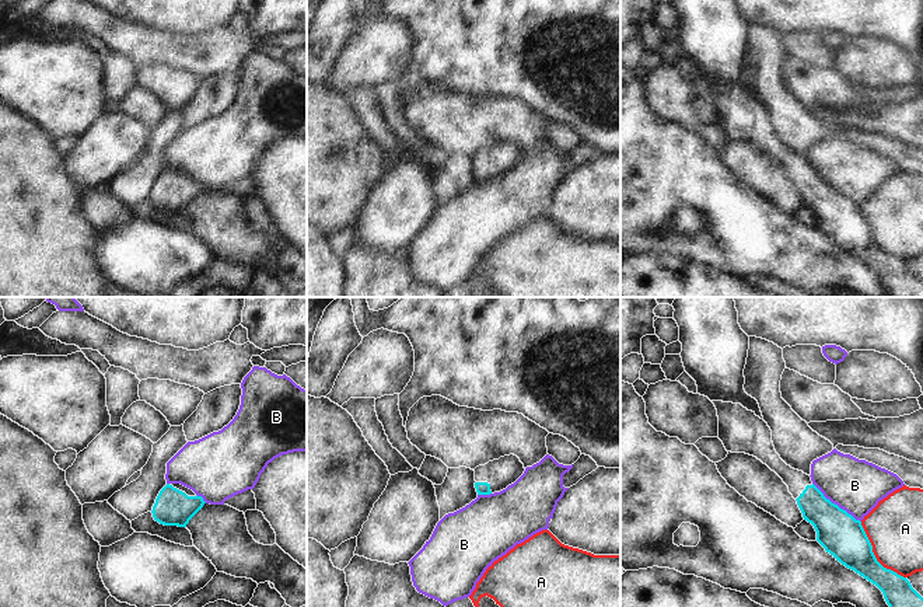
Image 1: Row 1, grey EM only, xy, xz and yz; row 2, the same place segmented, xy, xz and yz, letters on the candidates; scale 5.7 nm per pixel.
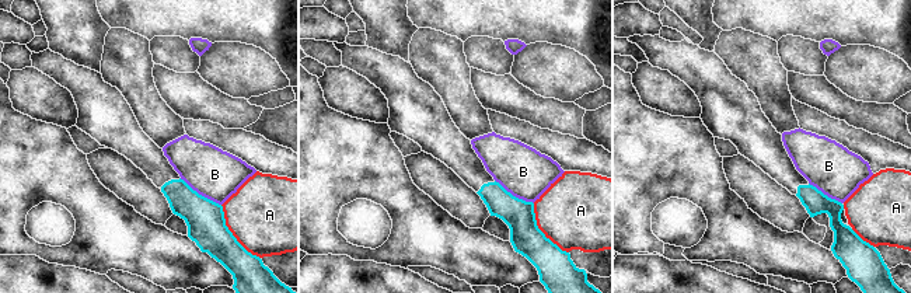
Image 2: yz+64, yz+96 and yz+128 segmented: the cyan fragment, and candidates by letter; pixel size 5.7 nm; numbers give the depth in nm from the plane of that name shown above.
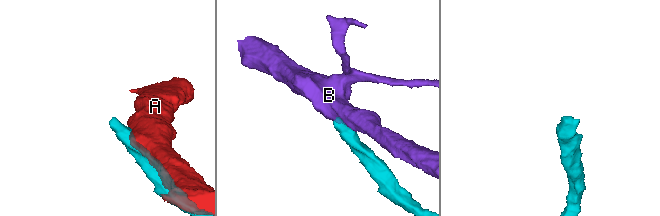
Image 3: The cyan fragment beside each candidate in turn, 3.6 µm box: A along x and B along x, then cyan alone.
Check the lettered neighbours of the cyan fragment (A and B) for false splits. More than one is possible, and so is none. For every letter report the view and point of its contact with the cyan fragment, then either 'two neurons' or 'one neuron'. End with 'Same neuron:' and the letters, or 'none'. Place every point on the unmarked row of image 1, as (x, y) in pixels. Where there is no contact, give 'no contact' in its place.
A: meets cyan in yz at (874, 241); two neurons
B: meets cyan in yz at (836, 191); two neurons
Same neuron: none

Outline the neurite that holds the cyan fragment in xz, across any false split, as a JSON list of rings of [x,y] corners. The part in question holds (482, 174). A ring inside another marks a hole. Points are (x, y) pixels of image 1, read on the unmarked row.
[[[510,140],[479,151],[473,157],[478,181],[490,181],[514,170],[525,154],[517,142]]]

